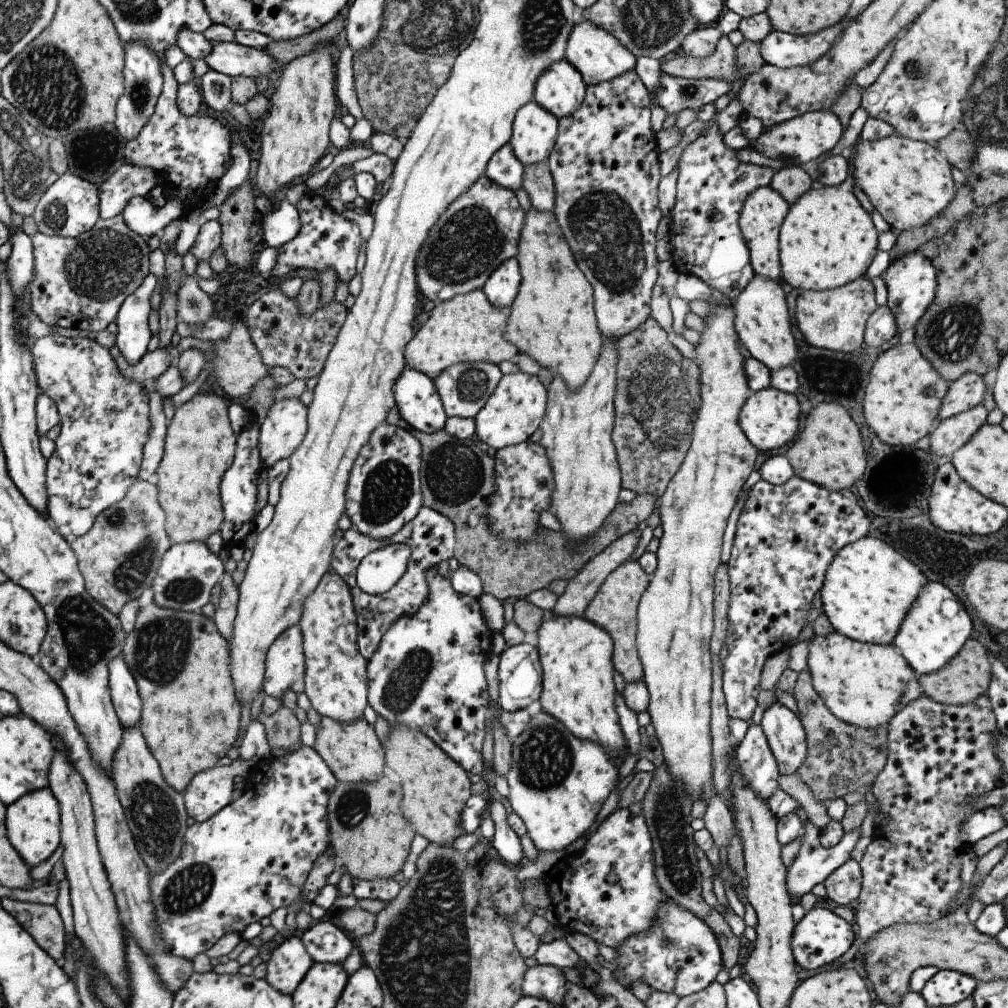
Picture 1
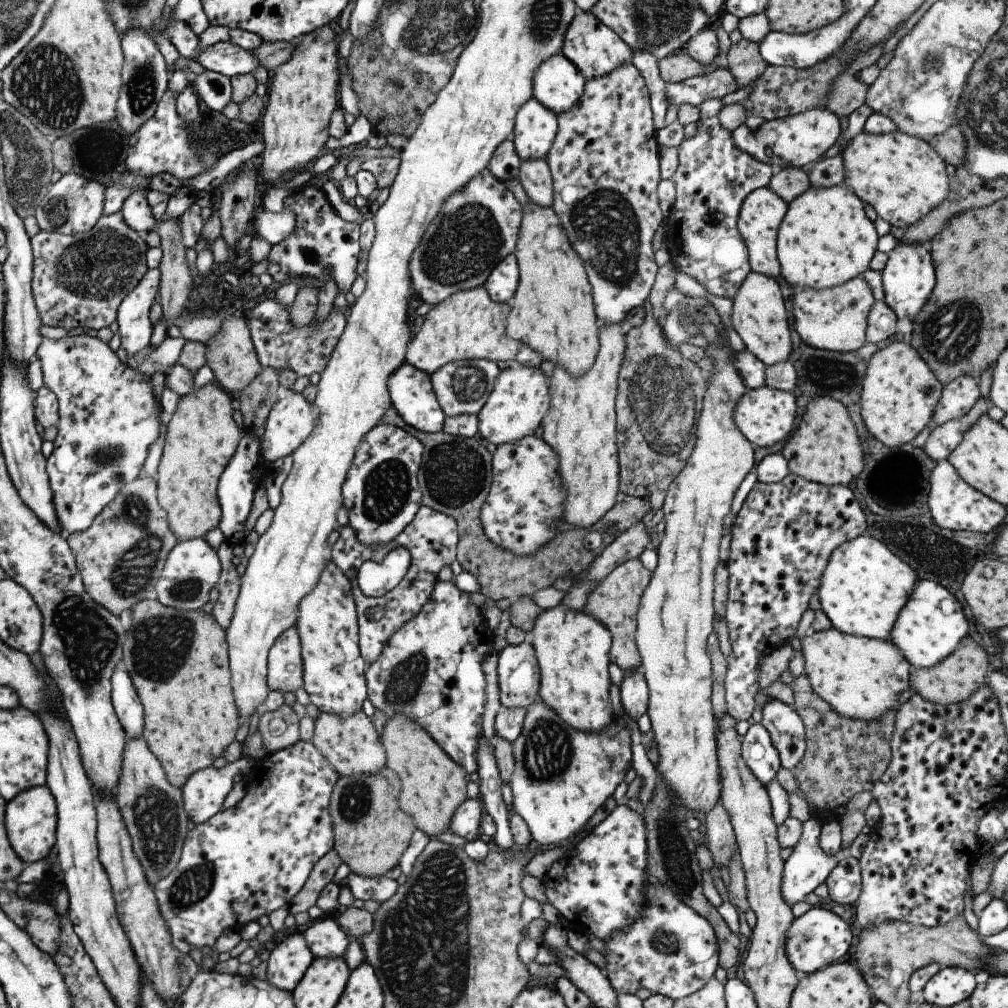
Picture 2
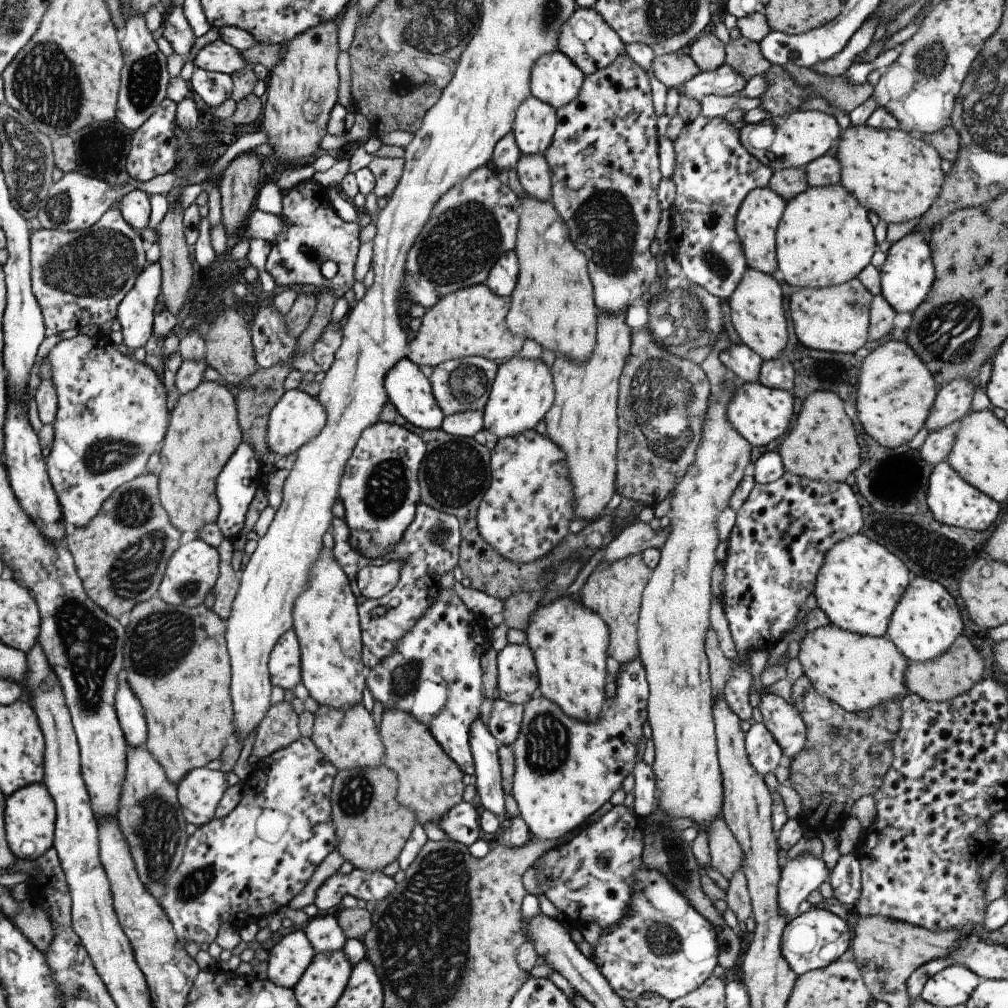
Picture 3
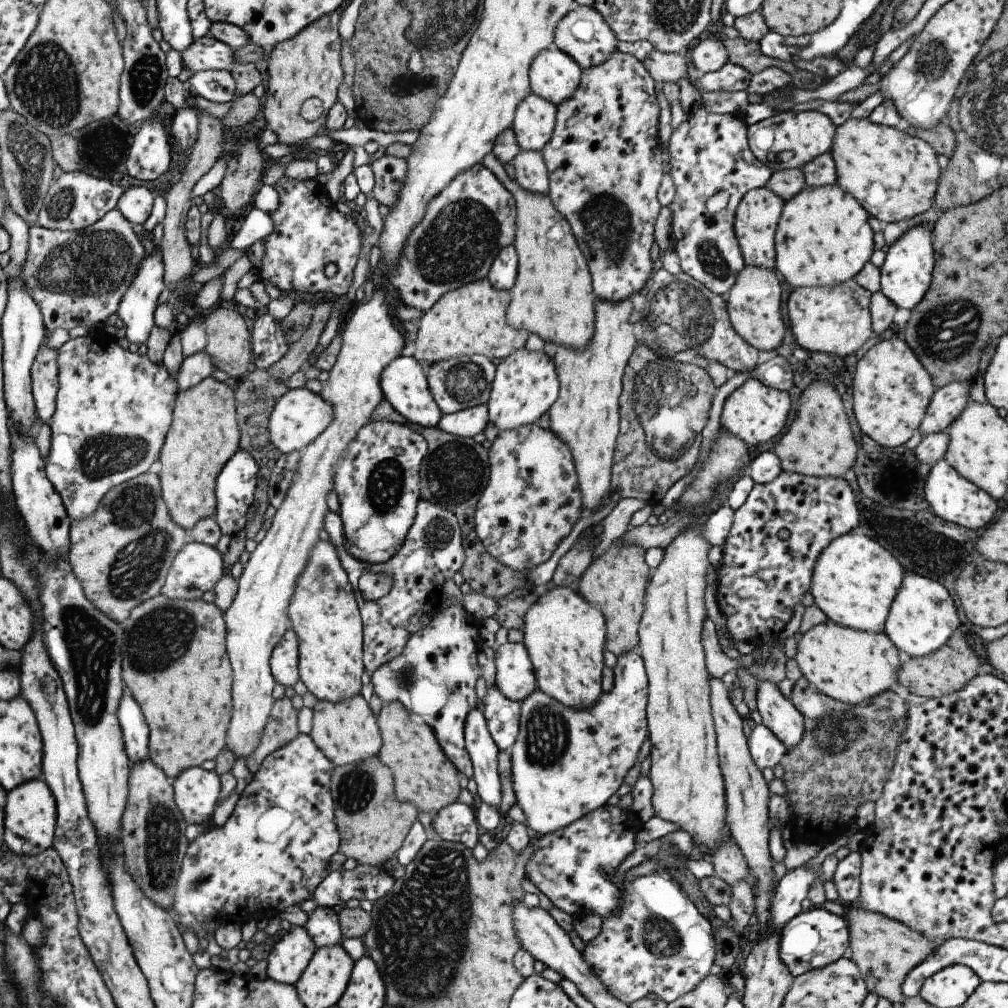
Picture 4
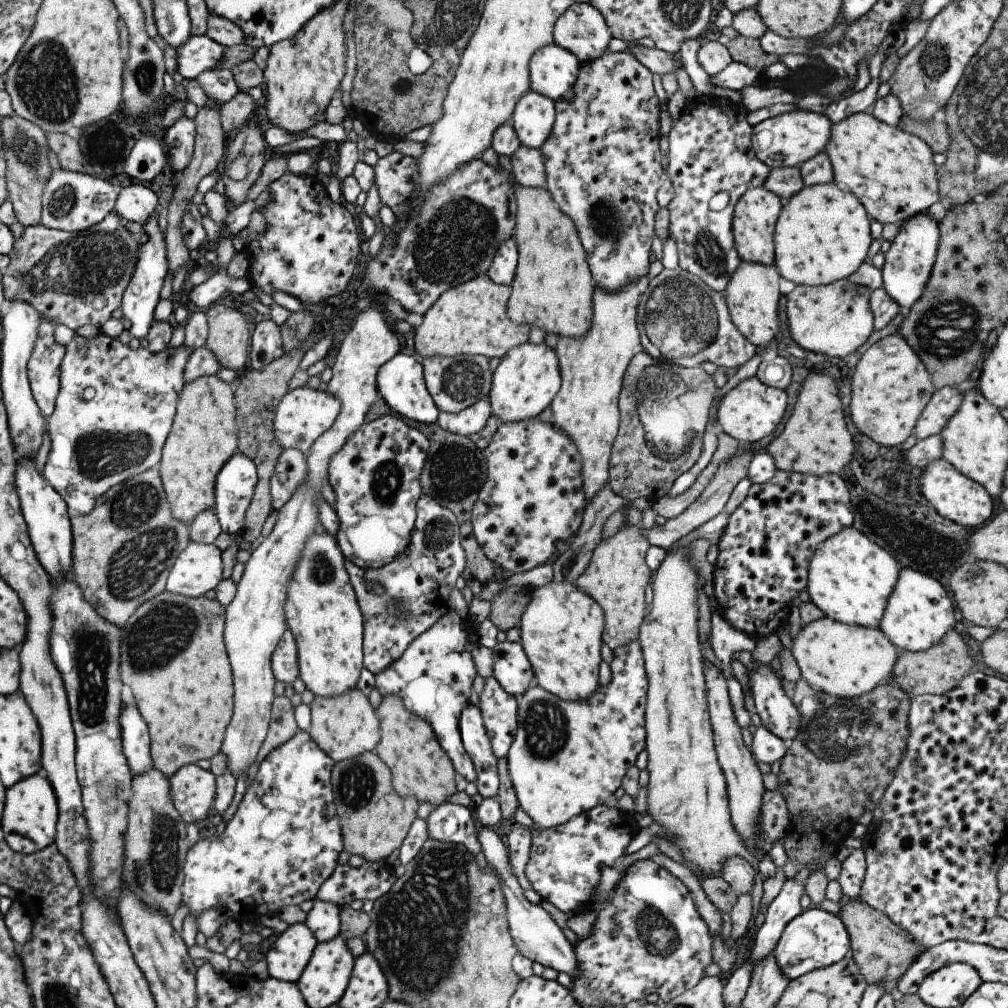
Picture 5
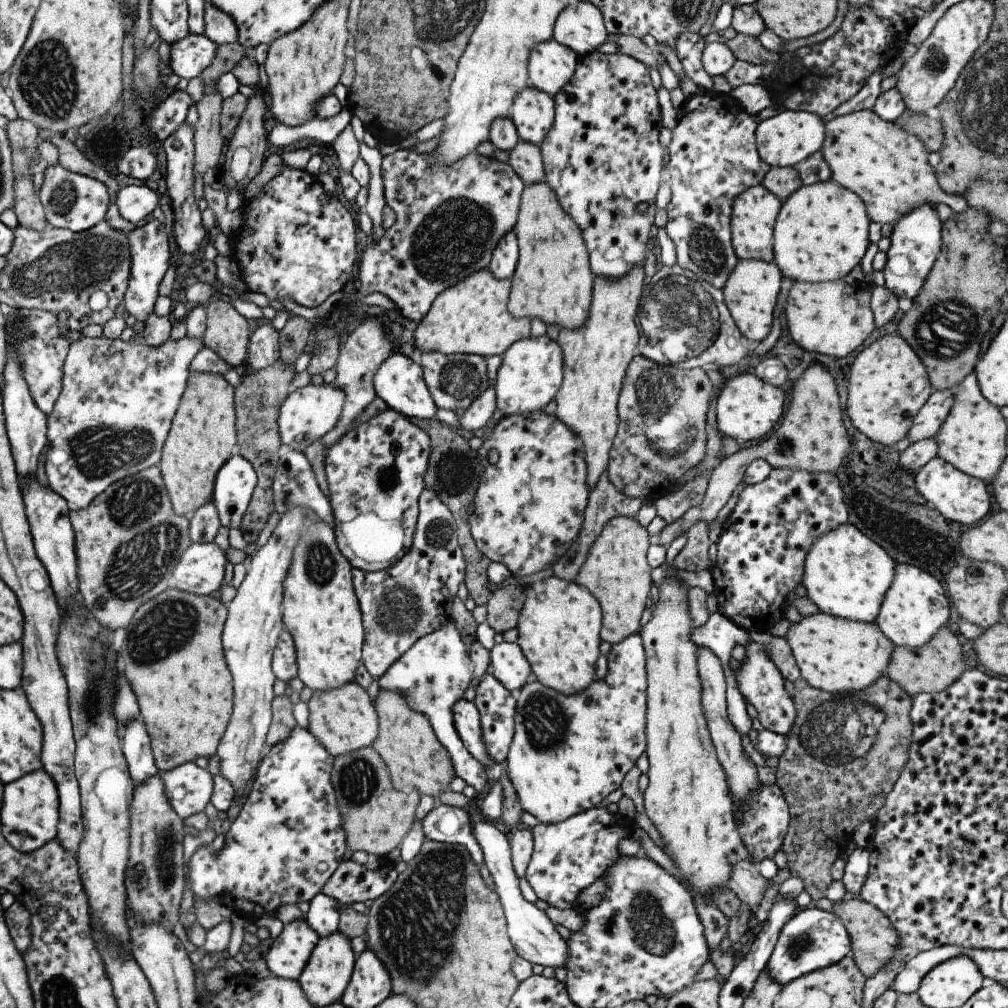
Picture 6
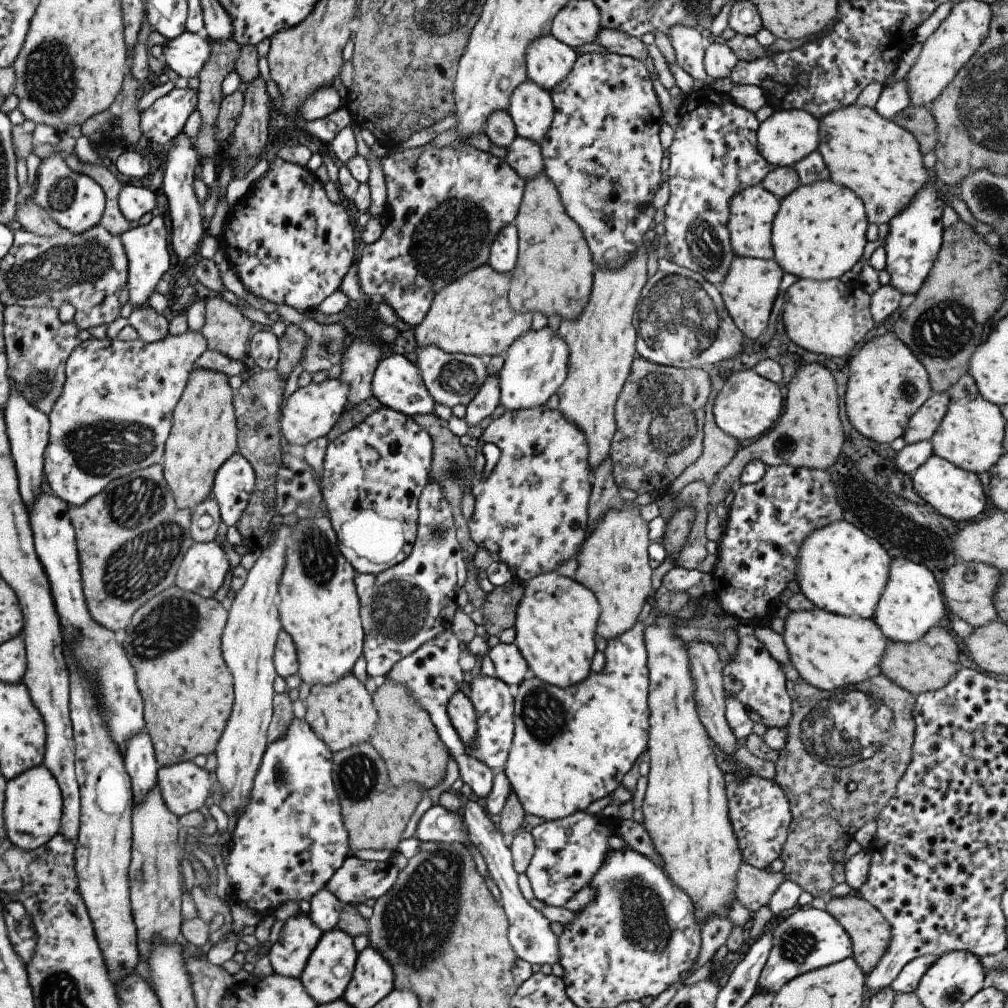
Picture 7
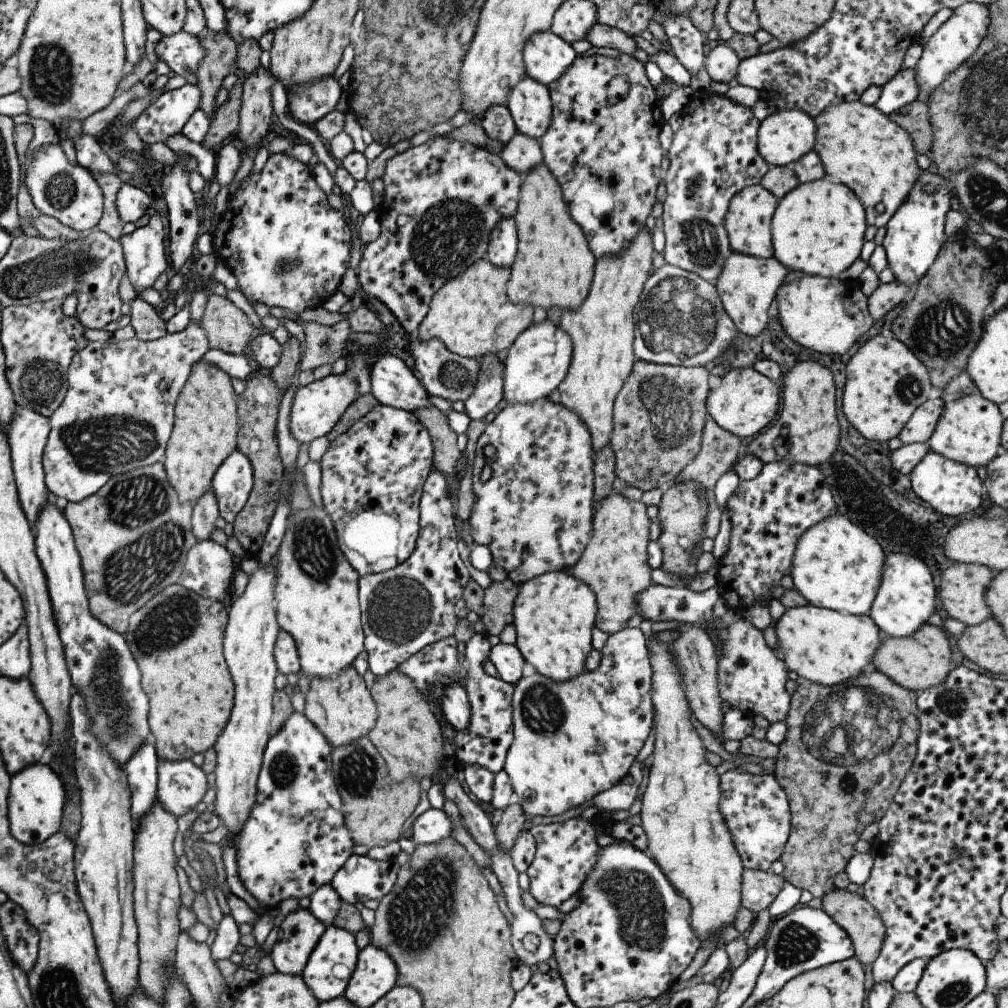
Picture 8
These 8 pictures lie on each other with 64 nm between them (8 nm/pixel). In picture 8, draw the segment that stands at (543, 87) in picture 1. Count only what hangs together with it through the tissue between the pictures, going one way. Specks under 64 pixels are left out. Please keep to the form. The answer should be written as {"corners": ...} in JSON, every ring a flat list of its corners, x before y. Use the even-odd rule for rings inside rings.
{"corners":[[551,31,530,36,522,53,527,77,550,86,556,82,577,58,572,44]]}

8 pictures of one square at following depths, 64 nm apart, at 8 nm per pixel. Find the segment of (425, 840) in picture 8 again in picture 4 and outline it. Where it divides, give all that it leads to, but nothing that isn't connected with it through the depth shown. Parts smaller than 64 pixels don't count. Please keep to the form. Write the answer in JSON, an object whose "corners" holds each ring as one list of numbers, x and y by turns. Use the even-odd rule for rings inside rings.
{"corners":[[456,801,433,814,431,823,436,838,465,844,473,849,482,832,474,808,475,805,469,802]]}

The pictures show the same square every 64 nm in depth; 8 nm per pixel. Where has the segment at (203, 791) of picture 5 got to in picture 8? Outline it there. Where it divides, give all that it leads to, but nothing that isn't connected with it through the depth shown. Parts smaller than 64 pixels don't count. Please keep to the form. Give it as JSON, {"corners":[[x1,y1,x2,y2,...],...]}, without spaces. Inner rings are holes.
{"corners":[[190,759,157,761,157,801,169,814,178,818,196,809,209,790,207,775]]}

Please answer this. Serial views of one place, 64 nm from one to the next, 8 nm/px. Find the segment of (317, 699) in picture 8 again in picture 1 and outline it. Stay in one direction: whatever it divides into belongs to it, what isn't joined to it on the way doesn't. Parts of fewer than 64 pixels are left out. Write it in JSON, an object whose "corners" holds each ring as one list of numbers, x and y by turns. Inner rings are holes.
{"corners":[[363,716,353,723,340,723,330,717,322,717,315,728,313,747,340,783,373,783,381,778,386,767,385,750,376,737,374,727]]}

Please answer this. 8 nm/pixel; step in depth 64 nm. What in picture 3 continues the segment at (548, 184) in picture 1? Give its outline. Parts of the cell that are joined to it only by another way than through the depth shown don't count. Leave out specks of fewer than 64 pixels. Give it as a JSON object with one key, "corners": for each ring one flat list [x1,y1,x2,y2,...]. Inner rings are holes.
{"corners":[[542,153,521,155,516,163,515,171,526,194,538,200,550,201,551,172]]}

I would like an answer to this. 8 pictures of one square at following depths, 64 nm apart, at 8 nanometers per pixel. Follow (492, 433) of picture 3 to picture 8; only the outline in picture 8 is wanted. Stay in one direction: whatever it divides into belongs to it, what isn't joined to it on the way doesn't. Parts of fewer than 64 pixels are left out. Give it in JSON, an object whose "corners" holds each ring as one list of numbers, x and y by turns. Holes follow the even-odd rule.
{"corners":[[549,319,542,323,533,323,509,349,504,362,503,398,508,404,534,403,548,397,559,388,571,366,573,343,570,336,562,331,560,325]]}

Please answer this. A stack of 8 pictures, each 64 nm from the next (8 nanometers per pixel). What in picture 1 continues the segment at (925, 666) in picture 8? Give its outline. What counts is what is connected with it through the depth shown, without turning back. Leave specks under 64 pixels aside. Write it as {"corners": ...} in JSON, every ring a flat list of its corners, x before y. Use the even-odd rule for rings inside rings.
{"corners":[[970,637,950,663,946,663,936,672,918,676,918,684,921,684,924,696,938,704,970,704,987,692,988,683,992,680,991,664,990,652,977,639]]}

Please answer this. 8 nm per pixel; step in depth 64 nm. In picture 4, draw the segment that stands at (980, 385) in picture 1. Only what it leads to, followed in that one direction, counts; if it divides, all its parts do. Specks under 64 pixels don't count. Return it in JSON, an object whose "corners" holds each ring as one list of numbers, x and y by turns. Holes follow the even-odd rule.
{"corners":[[956,381,936,389,918,432,924,436,944,431,969,403,971,396,968,386]]}

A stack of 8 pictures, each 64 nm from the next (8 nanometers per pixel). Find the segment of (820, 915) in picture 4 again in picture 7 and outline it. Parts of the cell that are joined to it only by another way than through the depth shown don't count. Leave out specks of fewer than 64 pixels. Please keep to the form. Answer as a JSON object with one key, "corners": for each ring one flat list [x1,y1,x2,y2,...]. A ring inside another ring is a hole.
{"corners":[[811,906,796,907,786,913,780,922,775,922,774,946,758,980,758,990,778,992,794,978,808,972,830,966,852,957,853,947,846,930,827,910]]}

